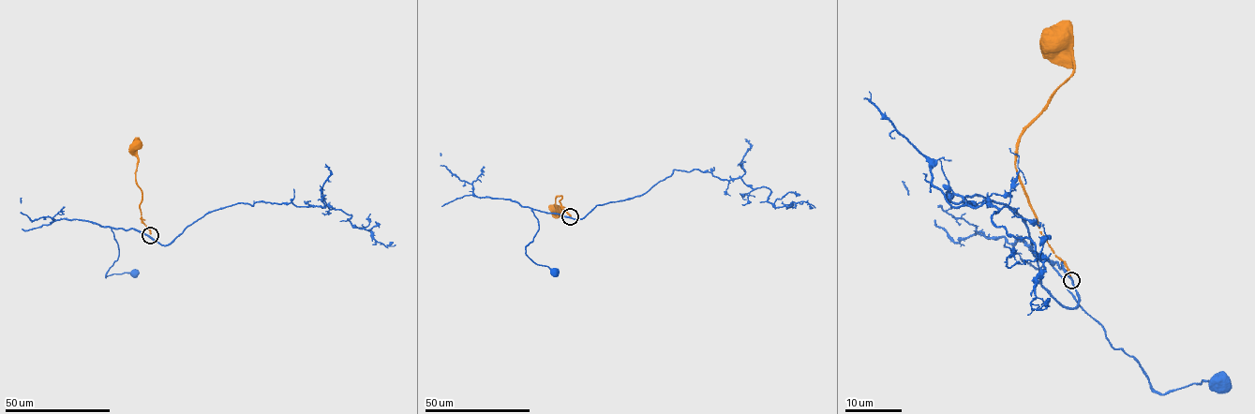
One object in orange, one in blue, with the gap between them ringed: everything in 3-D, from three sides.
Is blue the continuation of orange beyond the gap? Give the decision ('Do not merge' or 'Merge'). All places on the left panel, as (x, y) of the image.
Do not merge

